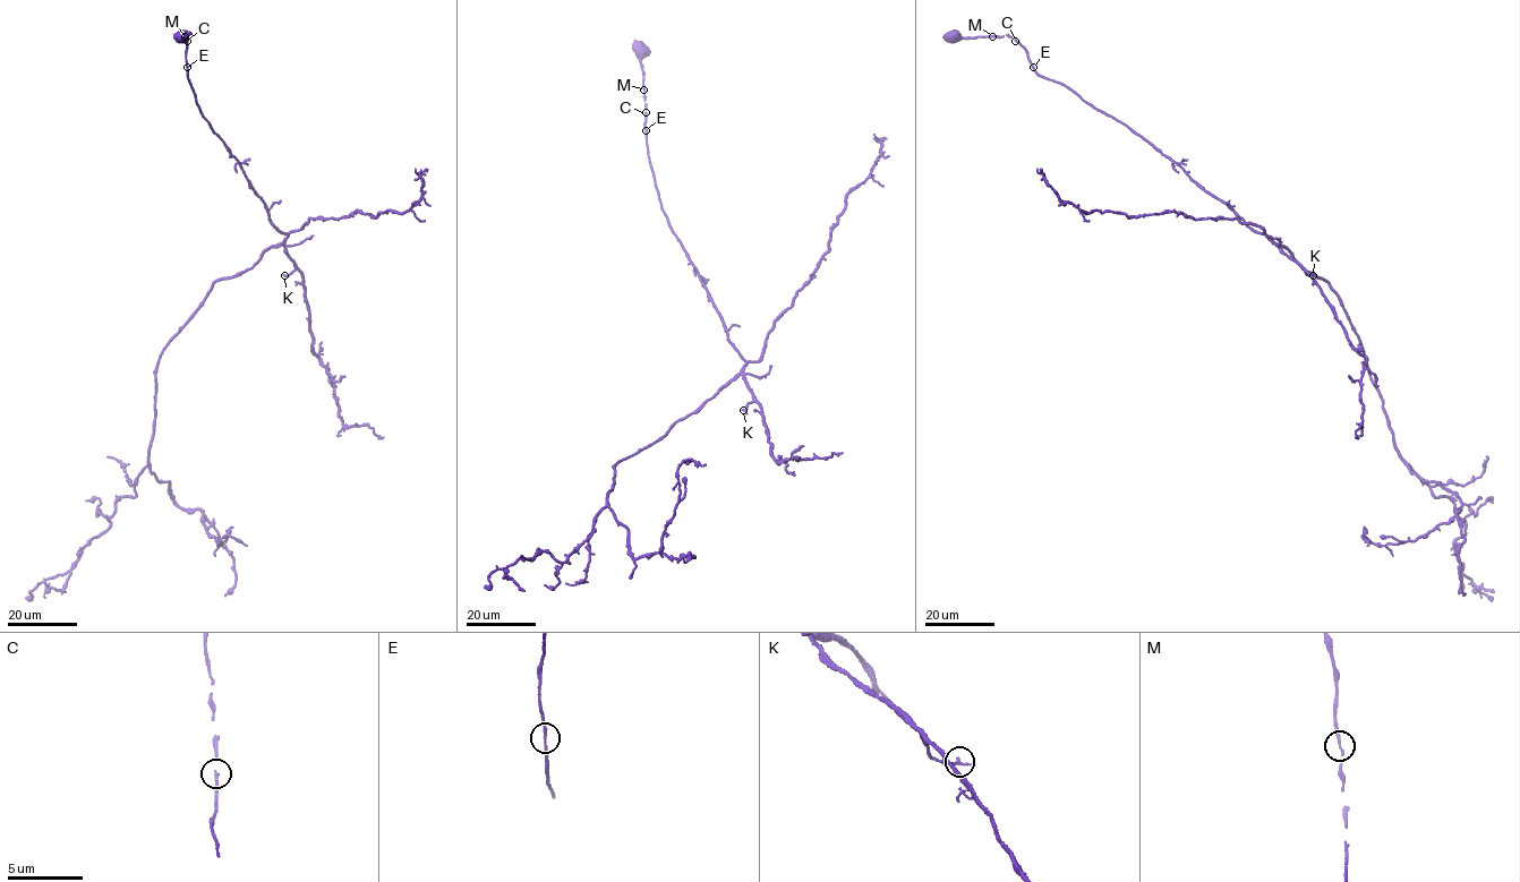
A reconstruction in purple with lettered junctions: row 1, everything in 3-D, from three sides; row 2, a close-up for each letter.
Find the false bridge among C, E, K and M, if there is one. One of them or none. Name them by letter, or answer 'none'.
none

